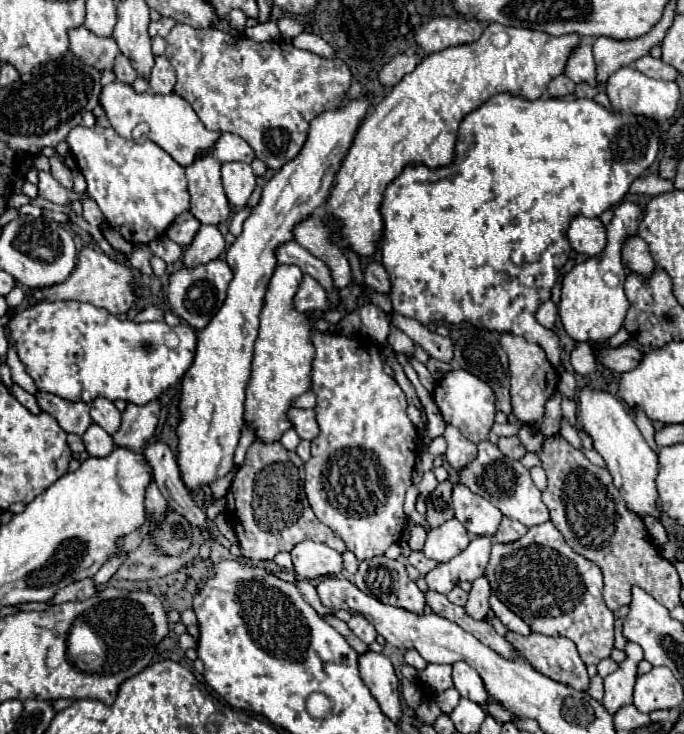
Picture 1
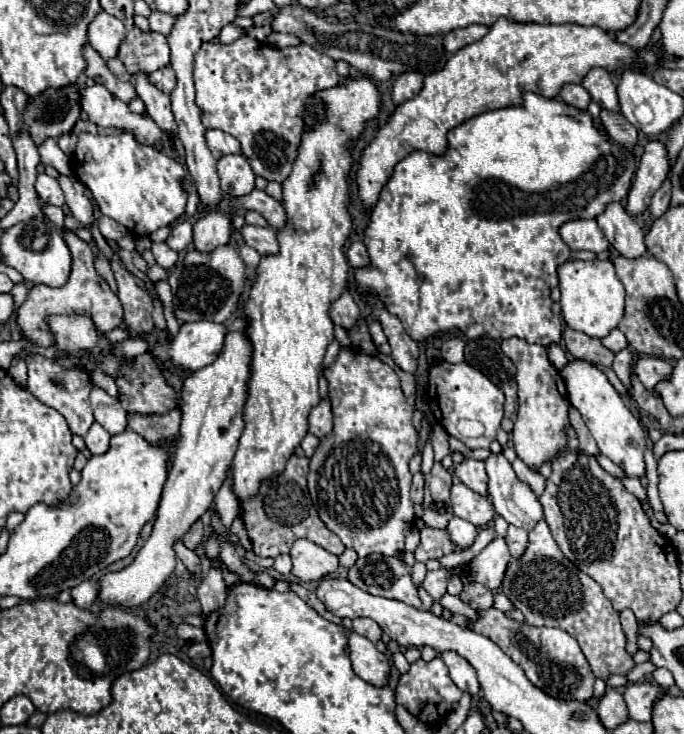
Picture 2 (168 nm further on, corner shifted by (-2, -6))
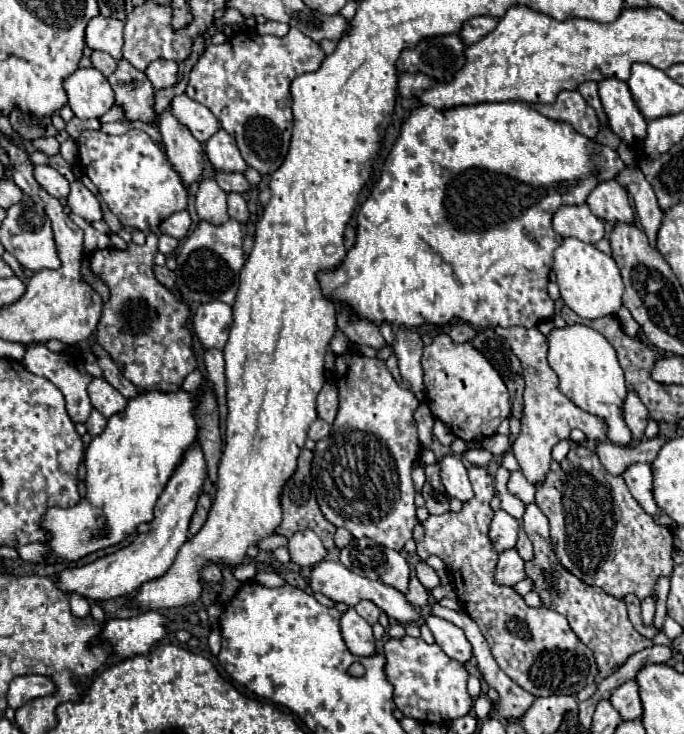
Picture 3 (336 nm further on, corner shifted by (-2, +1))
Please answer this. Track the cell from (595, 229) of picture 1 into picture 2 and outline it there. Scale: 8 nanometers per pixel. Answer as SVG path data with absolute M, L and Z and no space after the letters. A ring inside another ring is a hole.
M596 220L566 222L560 228L560 236L572 250L590 250L598 254L610 246Z

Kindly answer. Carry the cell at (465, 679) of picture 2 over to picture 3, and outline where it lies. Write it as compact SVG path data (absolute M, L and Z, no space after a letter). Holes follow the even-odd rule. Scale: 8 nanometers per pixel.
M428 615L426 625L430 627L436 643L442 647L442 651L448 657L452 657L460 663L468 663L468 659L472 657L472 645L460 627L456 627L454 623L450 623L446 619L440 619L436 615Z

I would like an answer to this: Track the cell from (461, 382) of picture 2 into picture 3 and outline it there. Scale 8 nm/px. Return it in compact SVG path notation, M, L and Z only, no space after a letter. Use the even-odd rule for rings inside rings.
M446 333L436 335L432 343L424 347L422 369L430 411L448 425L454 437L460 437L466 443L482 441L494 435L502 419L510 415L510 395L502 377L472 343L456 343ZM496 408L500 409L498 417Z

